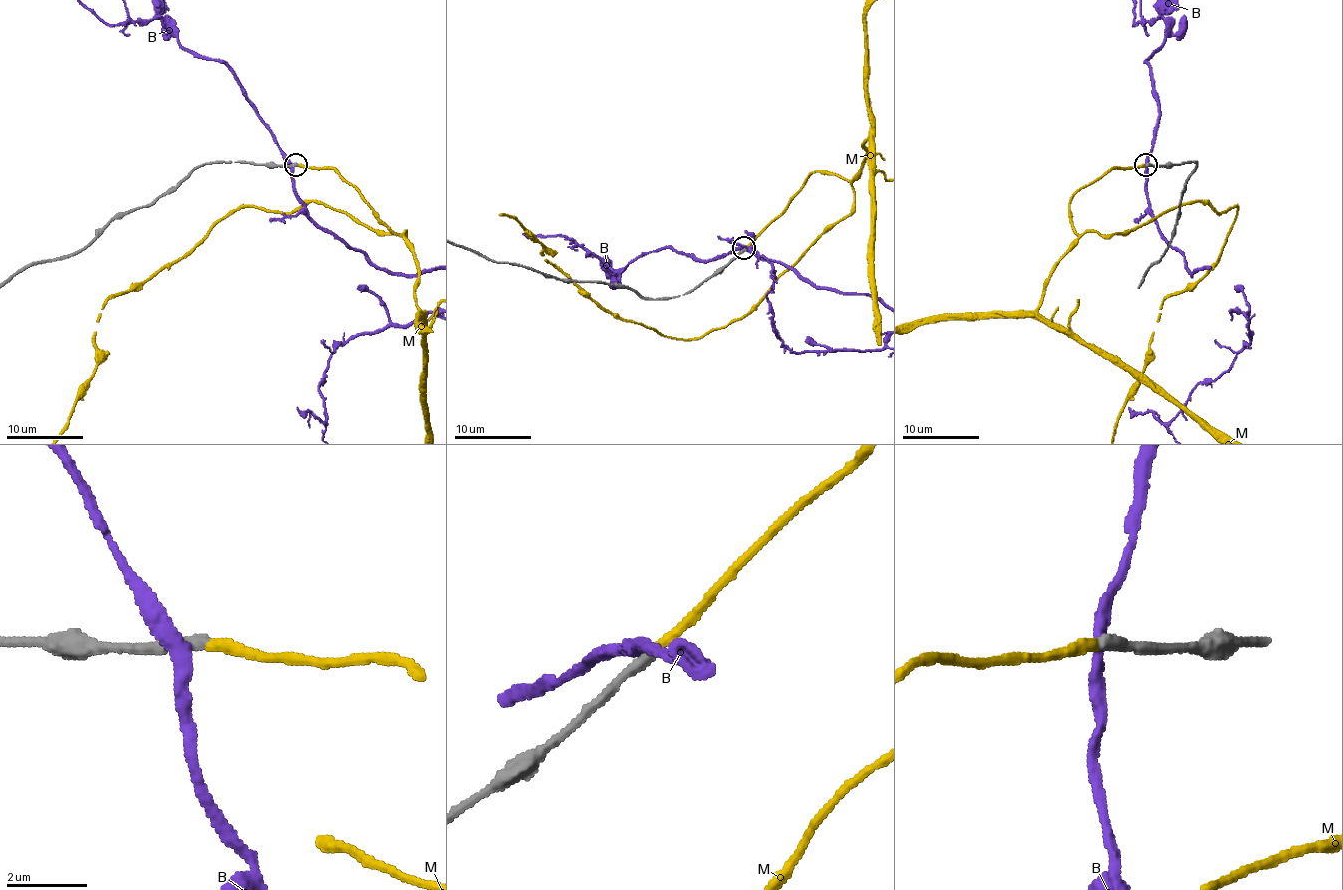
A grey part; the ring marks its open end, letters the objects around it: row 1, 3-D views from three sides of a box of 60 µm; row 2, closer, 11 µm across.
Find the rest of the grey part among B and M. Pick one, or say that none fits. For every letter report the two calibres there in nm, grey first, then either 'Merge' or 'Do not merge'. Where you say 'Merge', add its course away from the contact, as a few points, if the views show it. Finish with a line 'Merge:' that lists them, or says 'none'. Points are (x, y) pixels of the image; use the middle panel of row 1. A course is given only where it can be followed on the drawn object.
B: Thickness 320 nm (grey) against 340 nm. Do not merge
M: Thickness 320 nm (grey) against 240 nm. Merge
Merge: M

